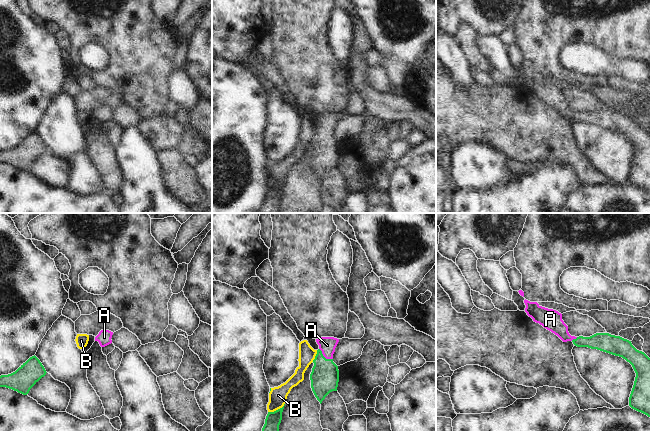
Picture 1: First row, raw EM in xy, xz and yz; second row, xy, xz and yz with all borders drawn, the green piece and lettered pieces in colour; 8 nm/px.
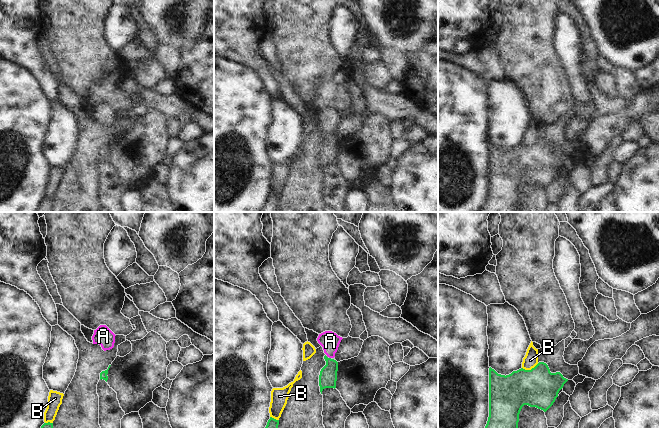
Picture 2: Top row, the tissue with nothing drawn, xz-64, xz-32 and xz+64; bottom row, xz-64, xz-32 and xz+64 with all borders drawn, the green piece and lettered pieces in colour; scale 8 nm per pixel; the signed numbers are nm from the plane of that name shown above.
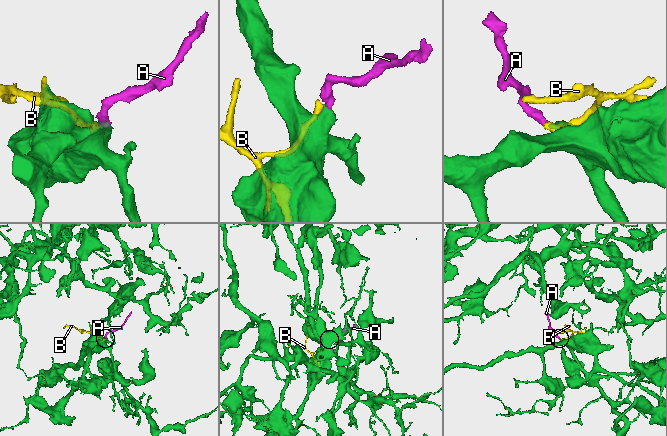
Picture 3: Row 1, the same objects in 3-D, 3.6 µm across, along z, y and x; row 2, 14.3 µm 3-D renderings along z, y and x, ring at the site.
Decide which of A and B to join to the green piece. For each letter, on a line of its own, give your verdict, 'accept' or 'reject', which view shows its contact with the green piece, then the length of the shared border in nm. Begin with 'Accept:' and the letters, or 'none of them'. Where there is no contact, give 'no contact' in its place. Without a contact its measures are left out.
Accept: A
A: accept | xz | 140 nm
B: reject | xz | 150 nm

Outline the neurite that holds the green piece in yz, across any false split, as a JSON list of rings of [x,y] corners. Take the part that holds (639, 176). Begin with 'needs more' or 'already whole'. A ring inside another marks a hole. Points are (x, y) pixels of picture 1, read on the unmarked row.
needs more; [[[526,75],[524,79],[527,91],[534,98],[557,111],[563,118],[572,117],[577,123],[597,125],[622,133],[629,138],[636,149],[629,182],[650,193],[650,134],[644,128],[637,126],[631,117],[609,109],[596,109],[590,113],[571,112],[561,89]]]

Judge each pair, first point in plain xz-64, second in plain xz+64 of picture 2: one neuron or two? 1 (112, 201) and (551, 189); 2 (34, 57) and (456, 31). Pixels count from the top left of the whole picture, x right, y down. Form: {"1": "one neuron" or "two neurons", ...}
{"1": "one neuron", "2": "one neuron"}

